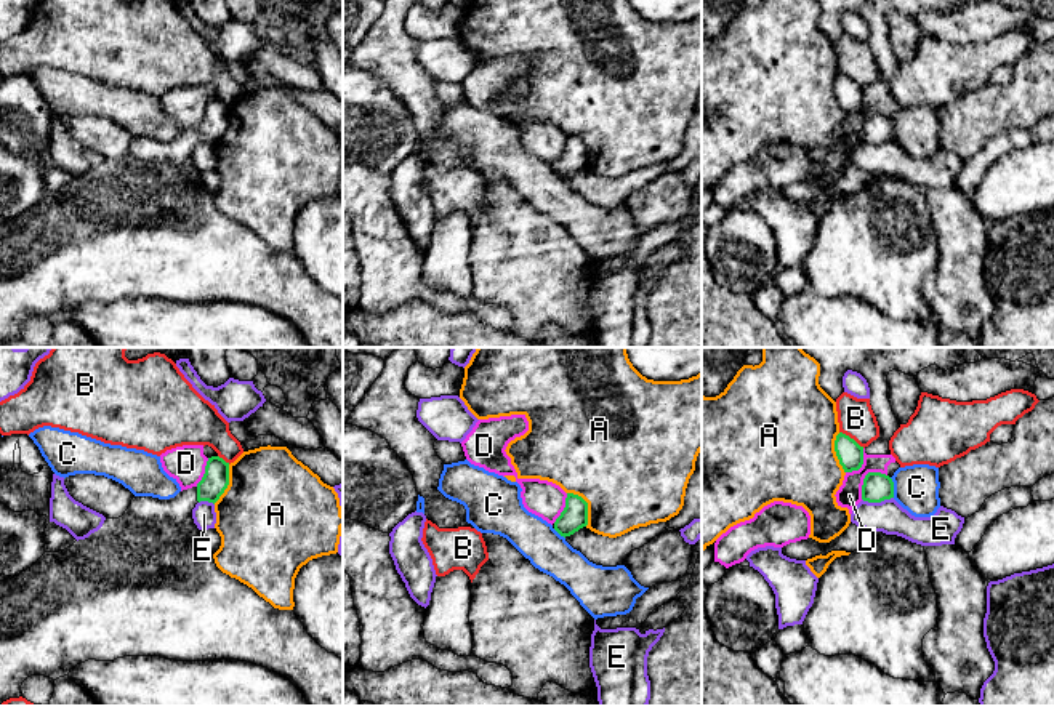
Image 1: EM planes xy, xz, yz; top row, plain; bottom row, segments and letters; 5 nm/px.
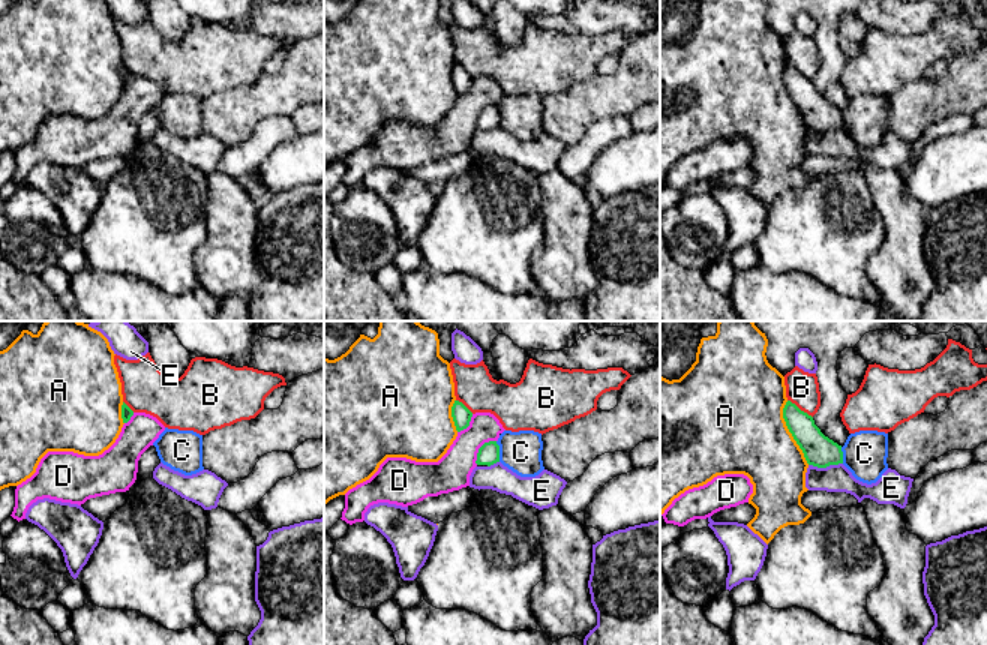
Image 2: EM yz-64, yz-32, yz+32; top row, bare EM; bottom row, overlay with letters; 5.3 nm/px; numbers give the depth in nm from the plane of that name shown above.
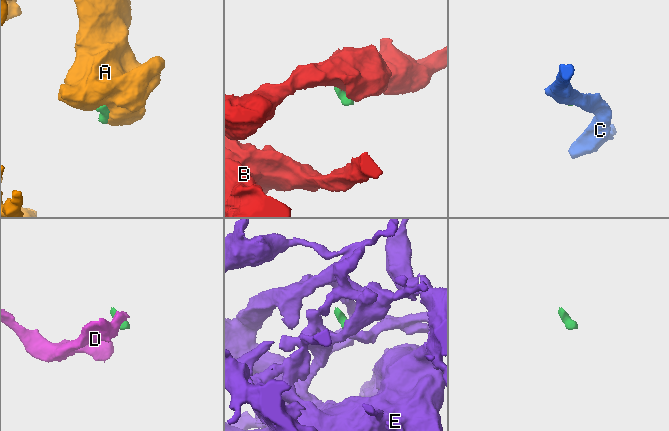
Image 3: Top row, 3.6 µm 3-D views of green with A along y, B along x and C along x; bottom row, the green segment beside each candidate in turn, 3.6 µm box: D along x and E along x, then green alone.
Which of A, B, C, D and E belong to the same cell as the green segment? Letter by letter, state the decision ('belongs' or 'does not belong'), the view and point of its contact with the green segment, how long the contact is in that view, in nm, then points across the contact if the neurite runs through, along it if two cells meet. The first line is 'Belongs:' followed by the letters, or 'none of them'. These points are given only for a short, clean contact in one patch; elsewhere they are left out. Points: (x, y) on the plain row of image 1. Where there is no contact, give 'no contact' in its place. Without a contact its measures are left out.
Belongs: none of them
A: does not belong; meets green in xz at (587, 146); contact 200 nm long; border along xz (567, 133), (577, 135), (587, 144), (587, 167)
B: does not belong; meets green in yz at (852, 80); contact 150 nm long; border along yz (840, 72), (864, 88)
C: does not belong; meets green in yz at (893, 128); contact 110 nm long; border along yz (889, 119), (894, 138)
D: does not belong; meets green in yz at (865, 119); contact 180 nm long; border along yz (885, 114), (868, 114), (865, 117), (860, 140)
E: does not belong; meets green in yz at (876, 143); contact 160 nm long; border along yz (893, 138), (883, 143), (862, 141)

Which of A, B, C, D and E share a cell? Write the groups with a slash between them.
A / B / C / D / E

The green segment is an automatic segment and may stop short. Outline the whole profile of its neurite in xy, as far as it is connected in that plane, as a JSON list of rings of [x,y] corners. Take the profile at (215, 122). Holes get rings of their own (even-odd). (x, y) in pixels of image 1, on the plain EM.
[[[219,98],[207,102],[202,122],[175,139],[159,141],[152,138],[135,138],[125,155],[119,160],[106,160],[103,168],[85,181],[75,183],[59,194],[45,194],[30,210],[14,219],[0,223],[0,346],[10,339],[19,339],[22,323],[30,317],[45,317],[53,322],[69,317],[70,311],[88,301],[114,303],[123,298],[160,298],[176,303],[213,303],[239,301],[268,309],[287,319],[306,339],[309,347],[343,347],[343,301],[322,290],[304,271],[293,251],[274,250],[251,229],[223,215],[213,195],[200,183],[200,171],[194,165],[192,150],[200,142],[216,144],[229,126],[229,104]]]

